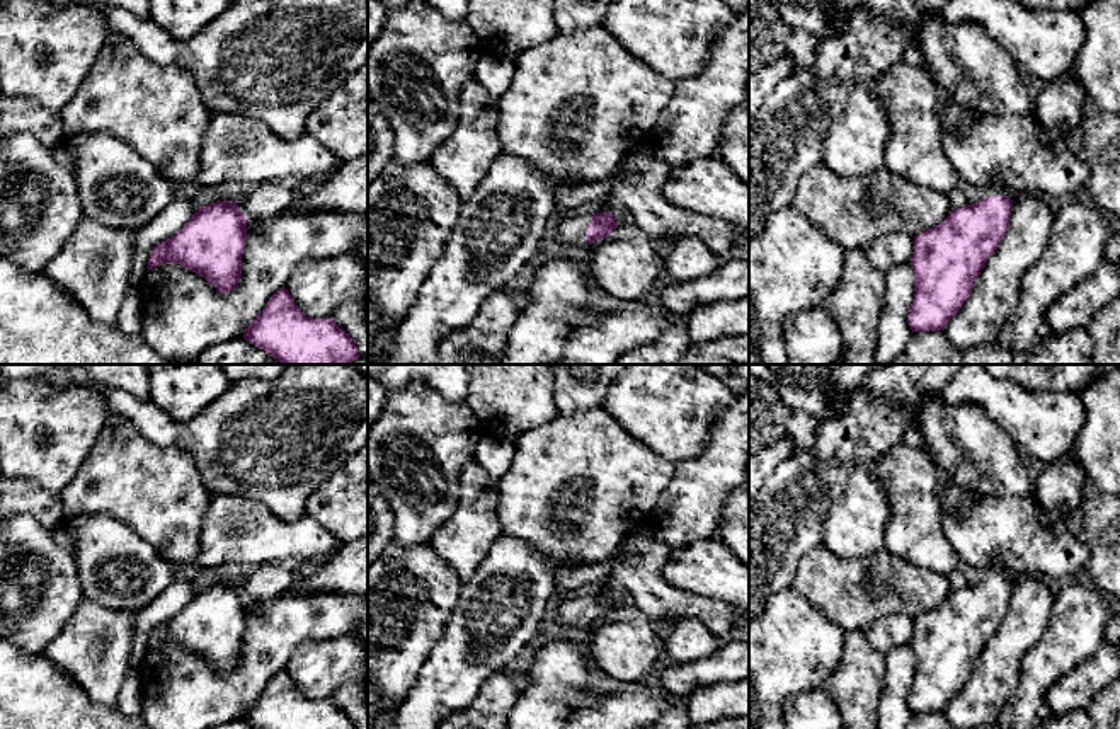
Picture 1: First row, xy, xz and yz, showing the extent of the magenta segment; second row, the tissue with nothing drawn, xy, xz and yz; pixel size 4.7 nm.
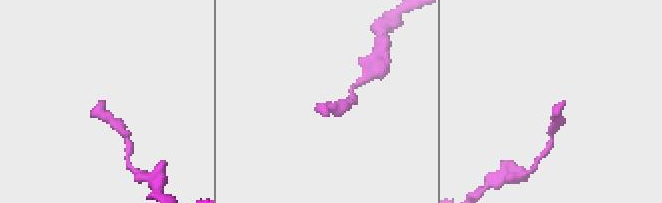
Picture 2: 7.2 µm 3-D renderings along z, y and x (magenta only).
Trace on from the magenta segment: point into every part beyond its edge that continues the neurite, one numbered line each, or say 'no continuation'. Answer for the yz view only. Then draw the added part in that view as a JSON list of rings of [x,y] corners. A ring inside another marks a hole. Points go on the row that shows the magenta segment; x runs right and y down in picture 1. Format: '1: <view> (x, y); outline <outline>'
1: yz (996, 188); outline [[[994,181],[984,187],[979,189],[980,199],[991,198],[991,196],[1006,196],[1008,187],[1001,181]]]

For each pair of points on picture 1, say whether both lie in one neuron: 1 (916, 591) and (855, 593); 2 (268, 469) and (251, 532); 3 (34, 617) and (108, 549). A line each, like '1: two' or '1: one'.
1: one
2: two
3: two

